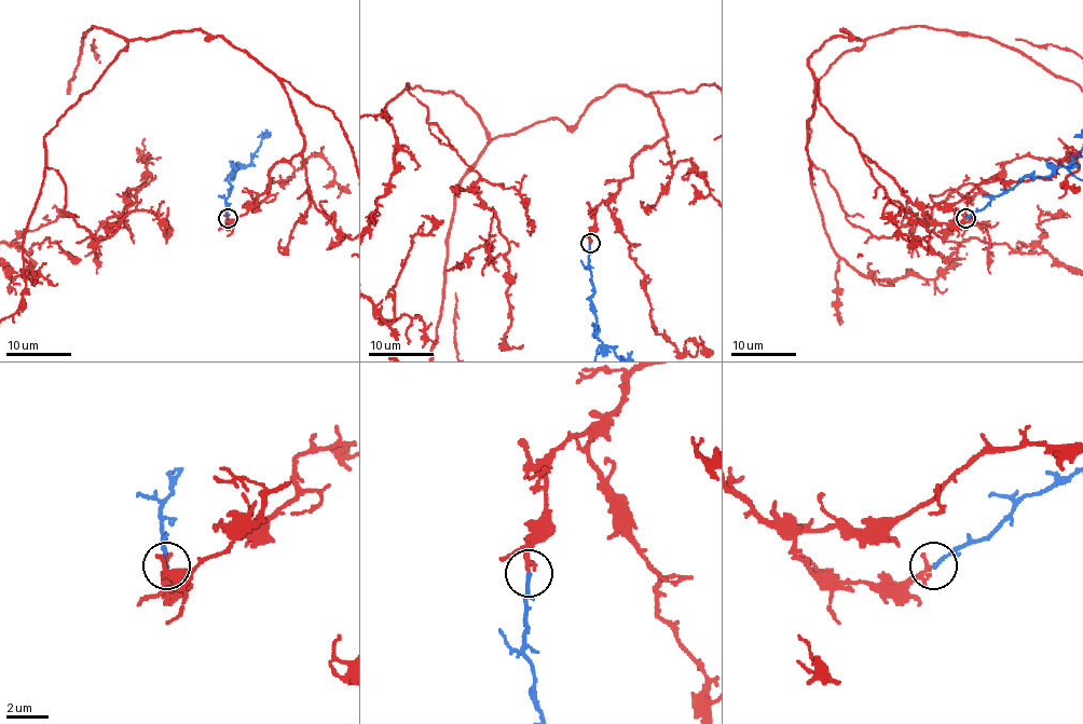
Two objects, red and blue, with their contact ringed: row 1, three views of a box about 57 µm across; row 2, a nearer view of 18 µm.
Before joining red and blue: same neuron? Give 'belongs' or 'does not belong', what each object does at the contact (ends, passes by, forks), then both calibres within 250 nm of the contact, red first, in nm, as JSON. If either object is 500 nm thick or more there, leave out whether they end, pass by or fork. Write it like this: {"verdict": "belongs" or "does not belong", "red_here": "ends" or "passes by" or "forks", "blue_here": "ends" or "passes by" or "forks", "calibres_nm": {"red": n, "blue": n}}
{"verdict": "belongs", "red_here": "ends", "blue_here": "ends", "calibres_nm": {"red": 220, "blue": 170}}

